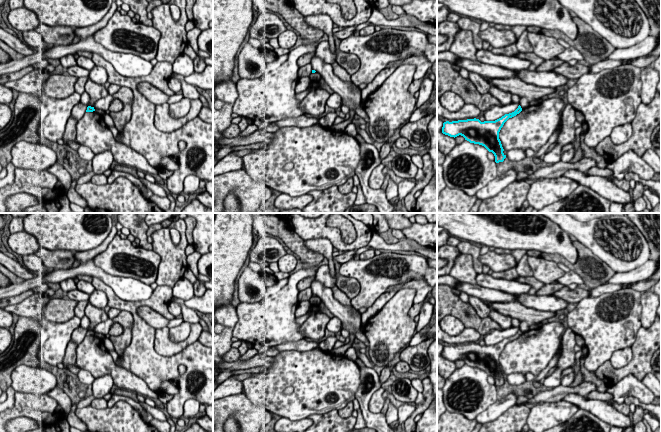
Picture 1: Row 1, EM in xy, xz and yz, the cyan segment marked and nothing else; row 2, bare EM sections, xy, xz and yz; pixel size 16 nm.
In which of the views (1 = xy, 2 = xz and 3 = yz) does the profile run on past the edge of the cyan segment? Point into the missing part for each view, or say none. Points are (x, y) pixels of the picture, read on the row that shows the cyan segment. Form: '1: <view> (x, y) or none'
1: none
2: none
3: none

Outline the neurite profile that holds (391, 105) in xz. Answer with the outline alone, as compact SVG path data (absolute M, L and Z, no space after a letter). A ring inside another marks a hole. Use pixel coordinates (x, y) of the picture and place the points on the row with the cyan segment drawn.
M404 64L364 101L363 109L369 118L369 134L379 143L388 142L395 130L409 122L417 99L409 93L416 65Z

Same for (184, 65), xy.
M183 53L172 64L172 70L177 75L189 76L194 73L194 60Z

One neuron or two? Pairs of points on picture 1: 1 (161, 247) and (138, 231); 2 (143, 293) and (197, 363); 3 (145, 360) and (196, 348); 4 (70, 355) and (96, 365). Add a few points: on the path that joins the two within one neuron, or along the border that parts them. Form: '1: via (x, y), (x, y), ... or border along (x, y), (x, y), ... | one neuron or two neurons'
1: border along (151, 244), (152, 249) | two neurons
2: border along (153, 290), (146, 299), (123, 299) | two neurons
3: via (158, 361), (175, 361), (183, 358) | one neuron
4: border along (78, 344), (74, 364) | two neurons

